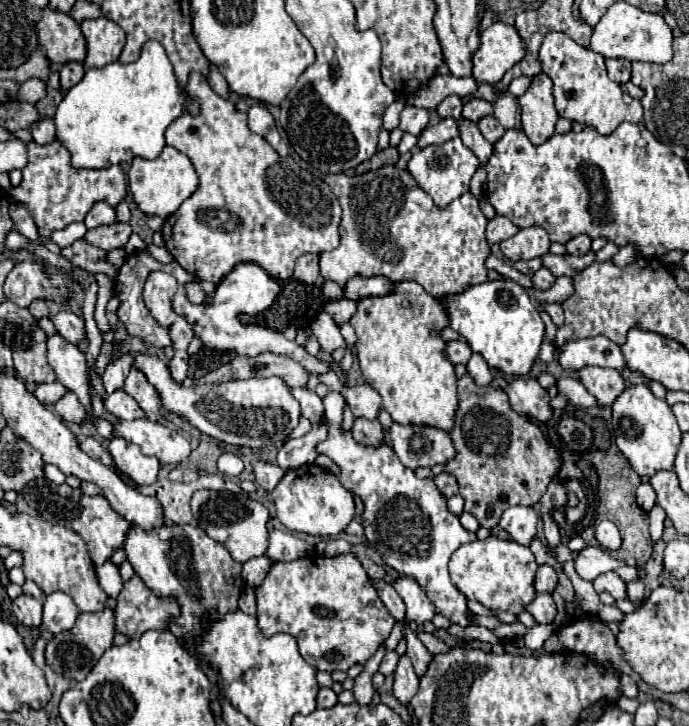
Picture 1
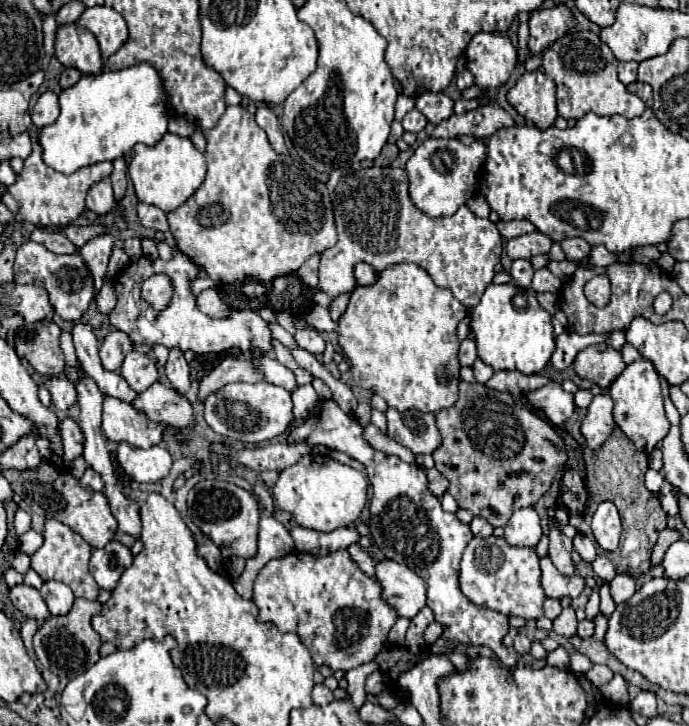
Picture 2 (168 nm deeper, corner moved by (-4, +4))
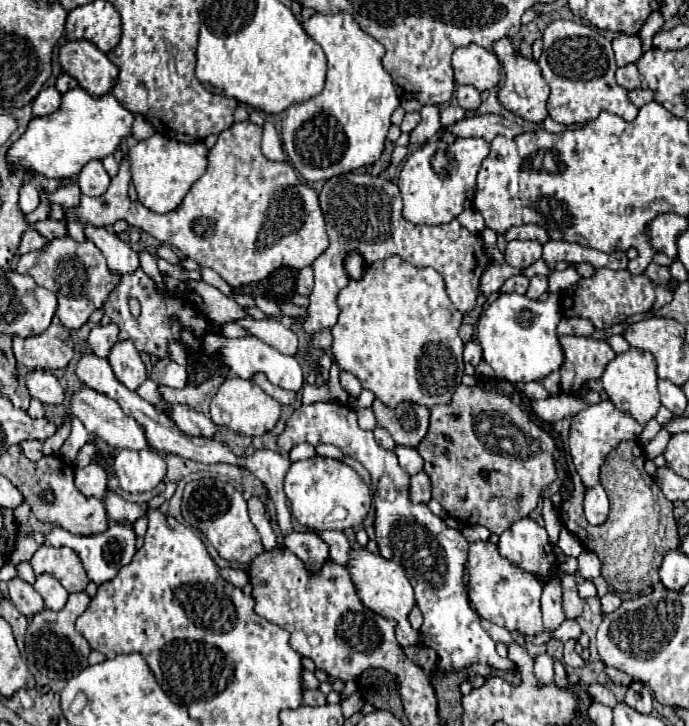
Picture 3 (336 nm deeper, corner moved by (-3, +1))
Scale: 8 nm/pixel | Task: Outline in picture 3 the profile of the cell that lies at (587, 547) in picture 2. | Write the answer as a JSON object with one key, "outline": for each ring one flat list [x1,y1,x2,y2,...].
{"outline":[[567,528,561,530,561,536,559,536,559,548,563,550,565,556,571,556,571,558,577,558,577,556,583,552,583,546,581,546,579,538,577,538,573,532,569,532]]}

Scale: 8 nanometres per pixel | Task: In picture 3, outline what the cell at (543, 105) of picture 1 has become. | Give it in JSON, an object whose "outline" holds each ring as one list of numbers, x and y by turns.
{"outline":[[501,38,499,42,495,42,493,44,493,52,497,54,497,58,501,60,503,70,505,70,505,84,499,90,499,102,501,102,501,106,505,106,513,114,517,114,517,116,521,116,521,118,525,118,529,122,541,124,549,116,549,112,547,112,549,84,543,80,539,64,533,62,533,60,529,60,529,58,523,58,521,54,515,54,509,38]]}

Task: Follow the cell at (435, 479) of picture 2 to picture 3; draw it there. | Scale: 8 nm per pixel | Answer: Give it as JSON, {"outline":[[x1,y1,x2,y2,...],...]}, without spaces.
{"outline":[[419,472,415,476,411,476,411,500,413,502,429,502,431,500,431,482,429,476,425,472]]}

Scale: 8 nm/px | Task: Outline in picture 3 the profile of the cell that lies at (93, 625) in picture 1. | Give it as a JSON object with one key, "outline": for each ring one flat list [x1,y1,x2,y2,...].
{"outline":[[85,592,69,594,69,600,67,600,65,608,59,610,59,614,53,610,41,610,29,622,27,636,25,636,25,648,29,654,35,656,35,666,43,676,69,680,89,666,87,658,89,658,91,648,89,648,87,640,75,630,75,620,89,608,89,602,91,602,91,598]]}

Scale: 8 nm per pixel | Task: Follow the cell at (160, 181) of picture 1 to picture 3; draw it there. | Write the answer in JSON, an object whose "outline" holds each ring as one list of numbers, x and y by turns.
{"outline":[[155,132,151,138,139,140,129,148,129,162,139,202,157,214,165,214,175,210,183,202,189,188,203,176,207,168,207,148,203,142,185,144]]}

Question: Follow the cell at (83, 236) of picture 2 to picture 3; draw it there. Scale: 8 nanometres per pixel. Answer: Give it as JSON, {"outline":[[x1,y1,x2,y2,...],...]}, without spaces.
{"outline":[[47,218,47,220,43,220,43,222,37,222,33,228,35,228,41,236,45,236,45,238,49,238,49,240,53,240,53,238,65,238,65,236,67,236,65,224,63,224,63,222,57,222,57,220,51,220,51,218]]}

